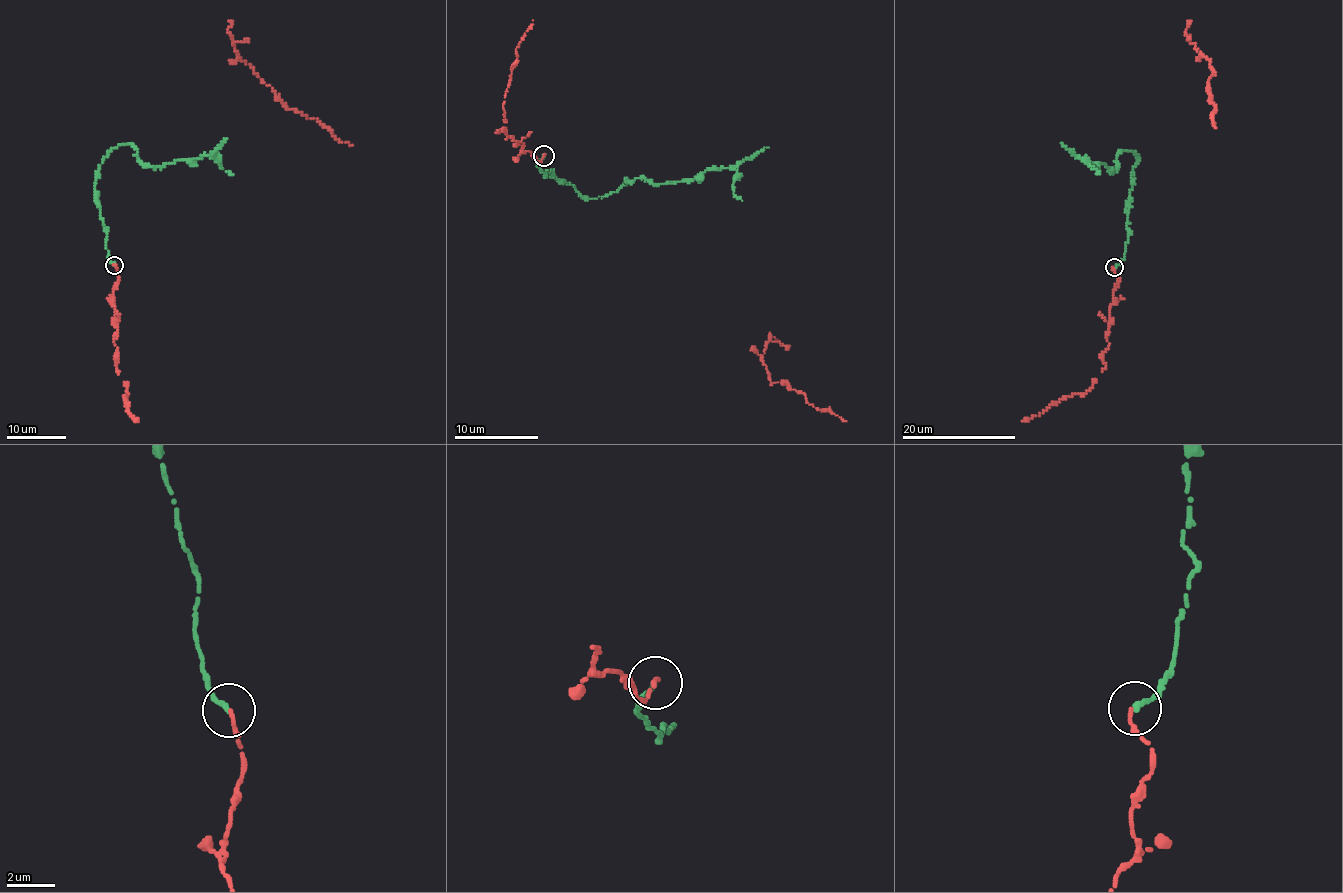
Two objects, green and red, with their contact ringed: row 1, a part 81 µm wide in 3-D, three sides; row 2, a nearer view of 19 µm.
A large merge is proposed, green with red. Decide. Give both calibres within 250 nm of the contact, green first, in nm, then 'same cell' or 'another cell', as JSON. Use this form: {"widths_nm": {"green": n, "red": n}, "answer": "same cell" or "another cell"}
{"widths_nm": {"green": 240, "red": 160}, "answer": "same cell"}

